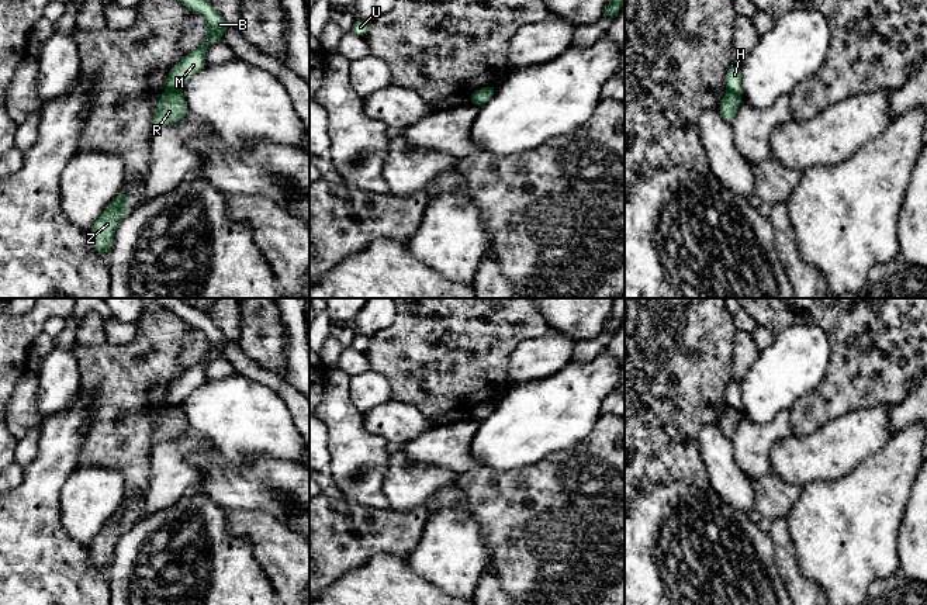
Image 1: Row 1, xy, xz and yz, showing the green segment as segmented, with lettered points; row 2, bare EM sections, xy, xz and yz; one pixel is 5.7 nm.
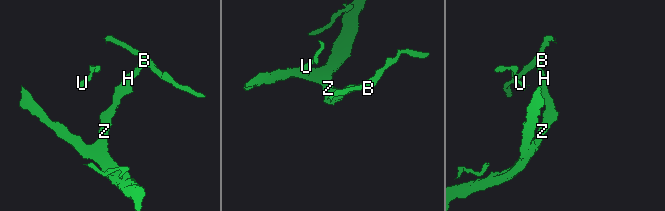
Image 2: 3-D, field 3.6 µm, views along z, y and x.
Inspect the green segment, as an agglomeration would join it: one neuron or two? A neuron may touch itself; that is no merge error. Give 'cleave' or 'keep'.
cleave

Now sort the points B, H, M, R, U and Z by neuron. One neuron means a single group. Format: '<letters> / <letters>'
B H M U / R Z

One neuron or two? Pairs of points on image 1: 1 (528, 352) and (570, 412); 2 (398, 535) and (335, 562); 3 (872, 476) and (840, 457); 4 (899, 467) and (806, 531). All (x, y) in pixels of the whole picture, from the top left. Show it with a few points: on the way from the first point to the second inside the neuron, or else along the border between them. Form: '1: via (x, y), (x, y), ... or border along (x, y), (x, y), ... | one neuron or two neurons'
1: border along (570, 360), (557, 372), (529, 383) | two neurons
2: via (383, 535), (366, 536), (350, 546) | one neuron
3: border along (884, 446), (864, 457), (843, 476), (827, 481) | two neurons
4: via (877, 490), (836, 531), (829, 531) | one neuron

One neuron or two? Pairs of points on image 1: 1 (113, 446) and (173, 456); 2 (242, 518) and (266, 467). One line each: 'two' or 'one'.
1: two
2: two

